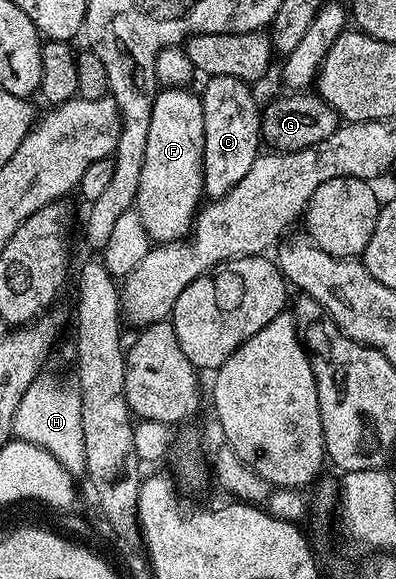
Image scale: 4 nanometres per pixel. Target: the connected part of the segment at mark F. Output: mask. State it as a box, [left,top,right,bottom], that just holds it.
[134,89,205,244]

